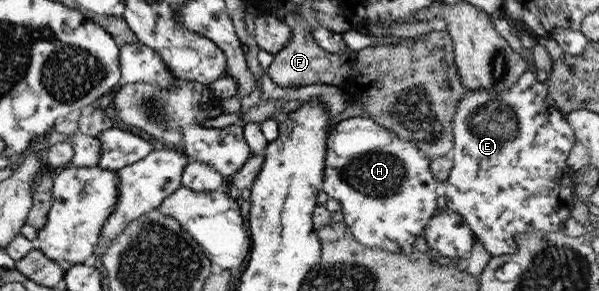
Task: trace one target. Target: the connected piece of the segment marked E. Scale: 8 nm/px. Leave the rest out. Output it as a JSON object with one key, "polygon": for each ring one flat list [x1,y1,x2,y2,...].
{"polygon":[[526,71,520,76,520,79,510,88,502,93,496,93,492,90,467,90,466,94,458,100,456,104,456,113,452,120,454,147,449,154,453,161,453,167,450,171,448,179,444,182,446,191,444,191,444,199,448,209,452,209,454,213,458,213,466,225,472,229,474,237,478,242,484,245,484,249,488,251,491,257,496,255,512,255,518,251,517,240,514,238,515,233,554,233,554,231,563,231,564,223,568,221,570,212,574,207,574,197,577,187,572,179,574,171,568,166,568,155,577,142,572,127,568,124,565,114,563,114,556,106,555,101,549,96,548,86,543,81,536,78,536,74]]}

